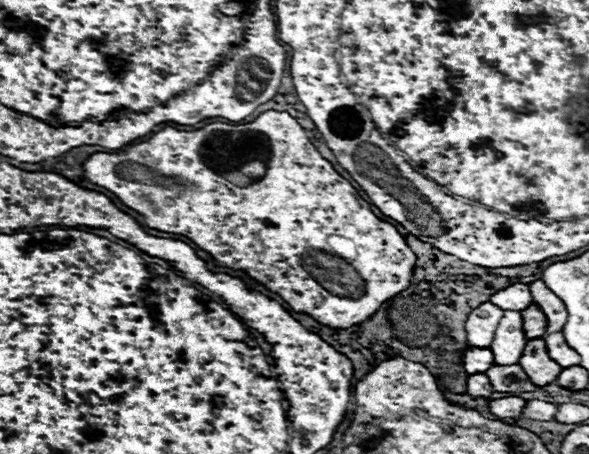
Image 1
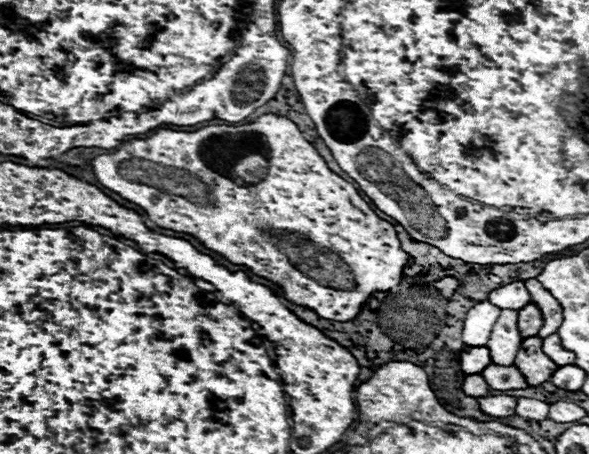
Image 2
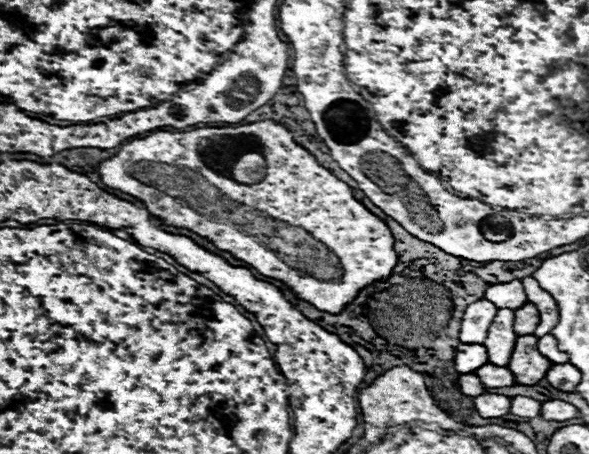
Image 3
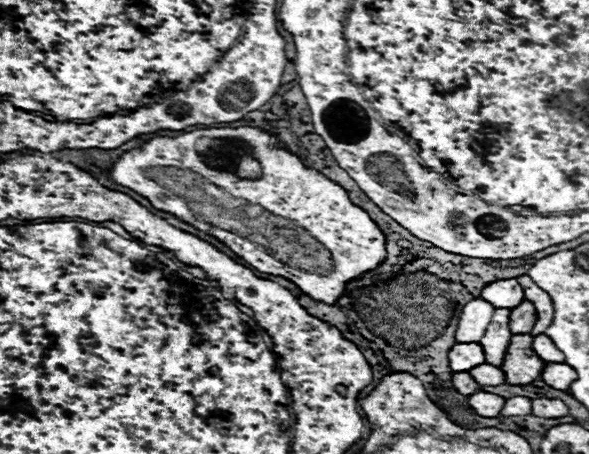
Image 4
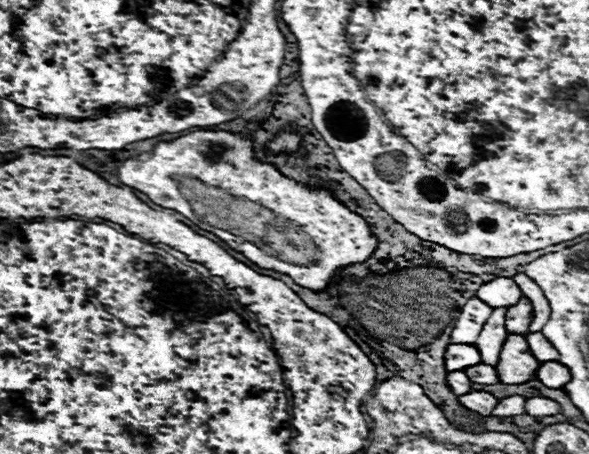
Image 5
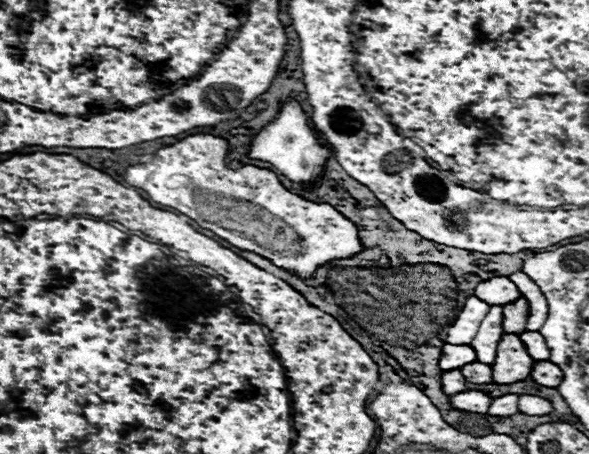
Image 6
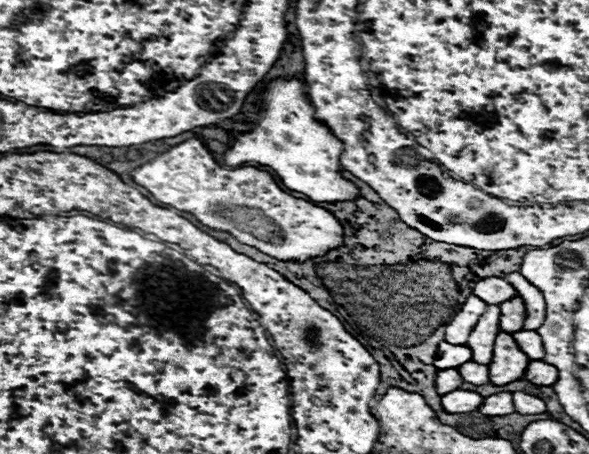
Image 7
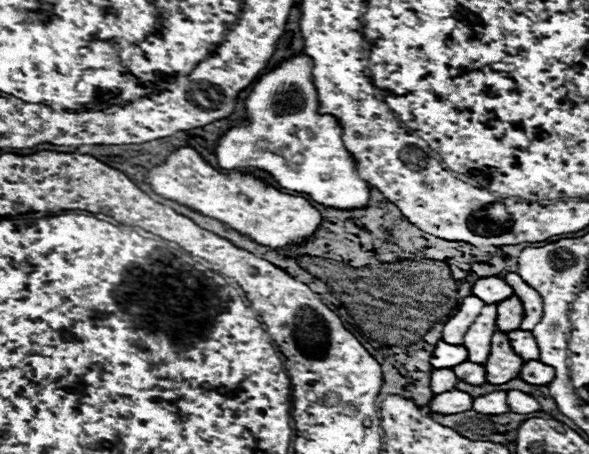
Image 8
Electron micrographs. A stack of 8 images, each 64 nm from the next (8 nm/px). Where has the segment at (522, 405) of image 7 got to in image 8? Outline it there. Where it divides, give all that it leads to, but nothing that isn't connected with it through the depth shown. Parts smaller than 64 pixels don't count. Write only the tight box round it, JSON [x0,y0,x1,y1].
[508,390,542,414]

